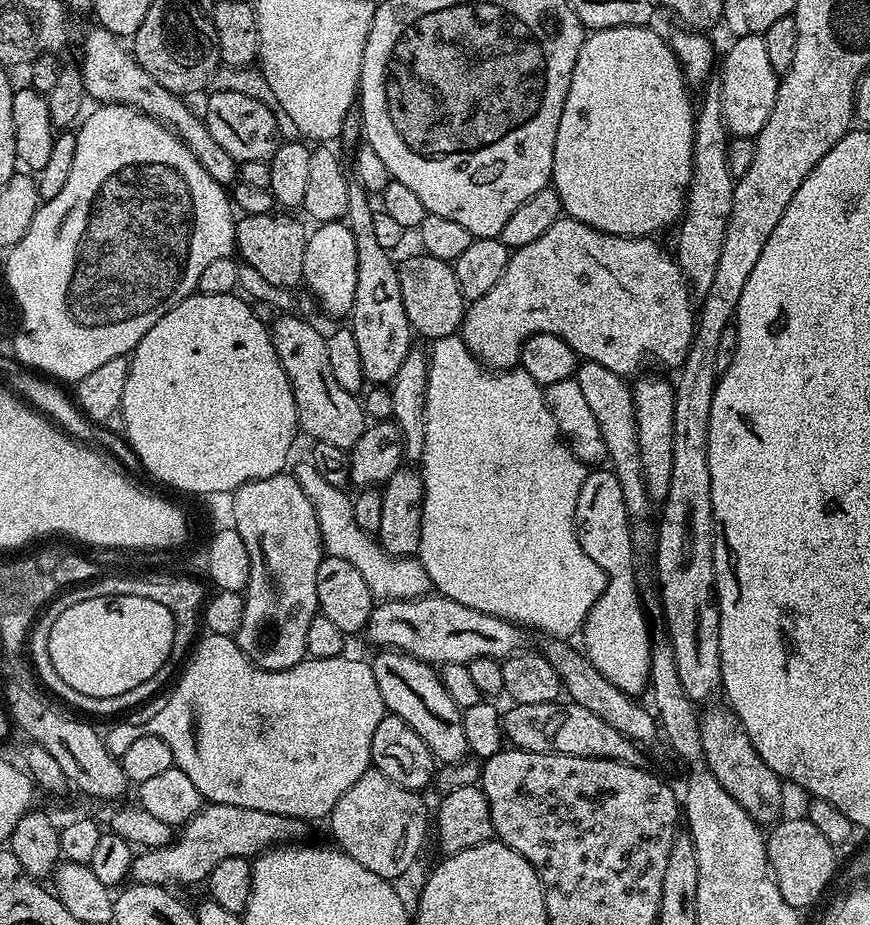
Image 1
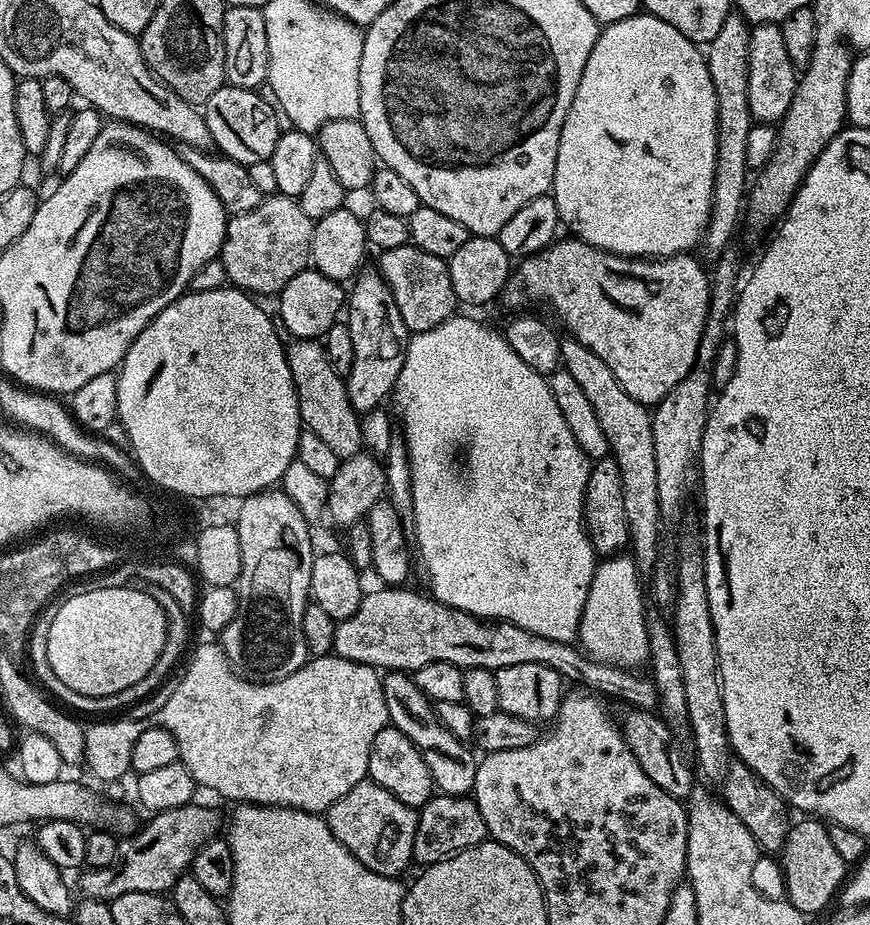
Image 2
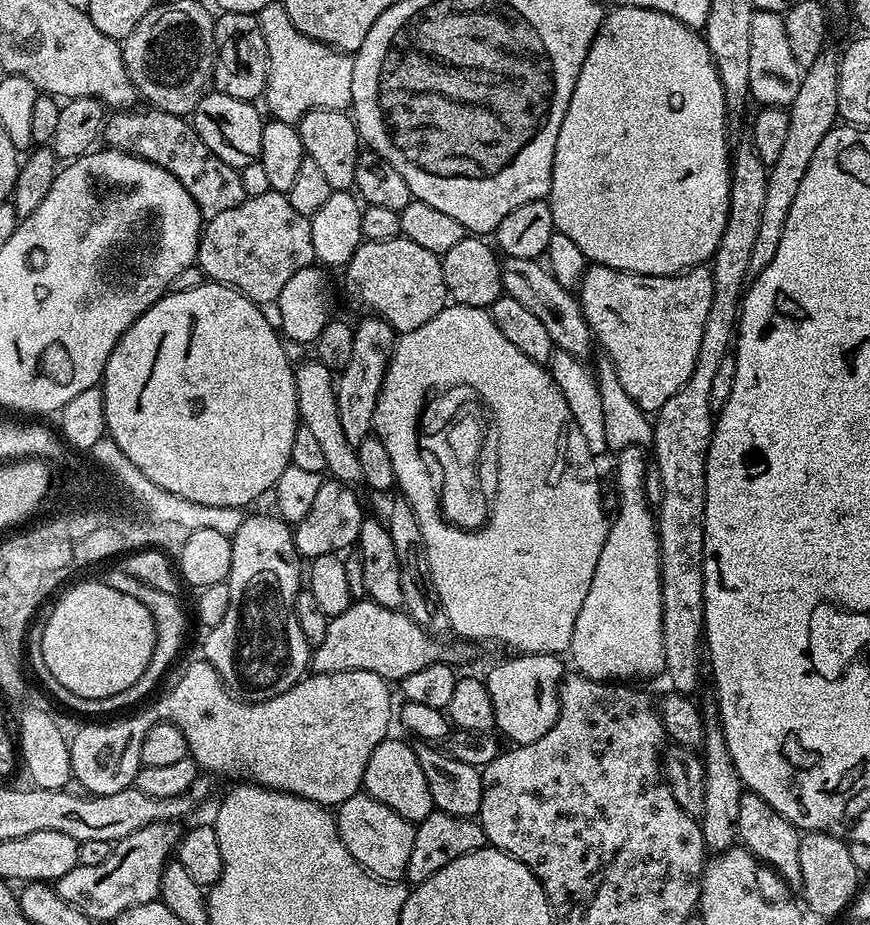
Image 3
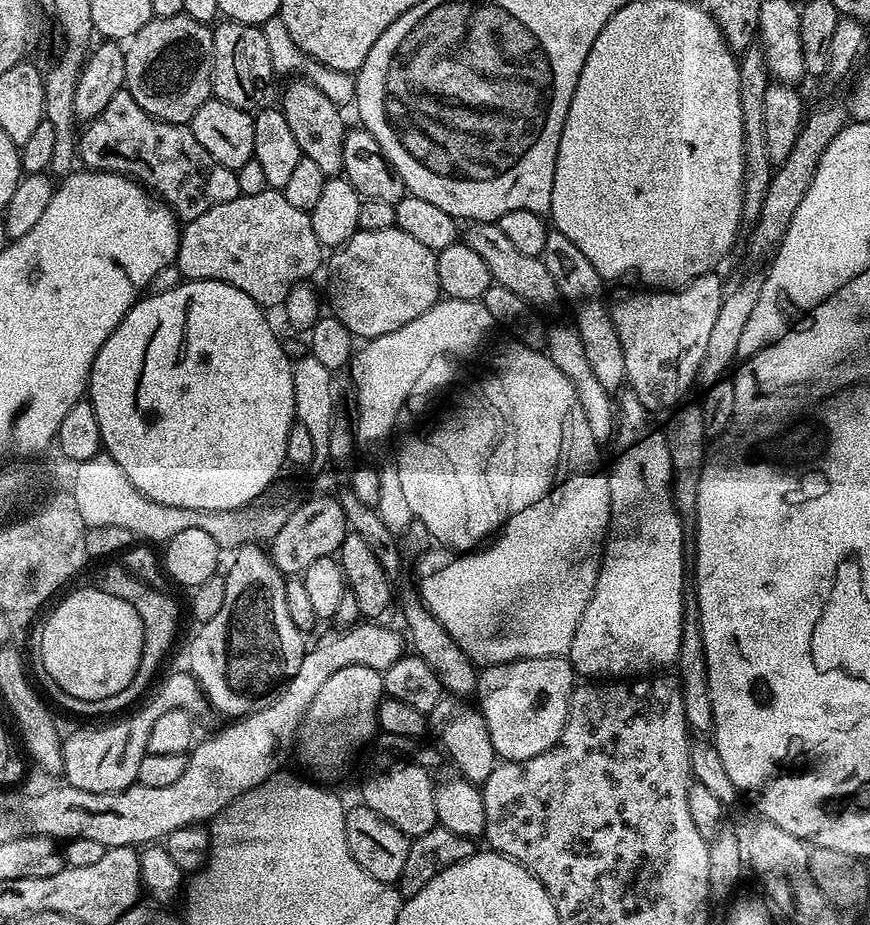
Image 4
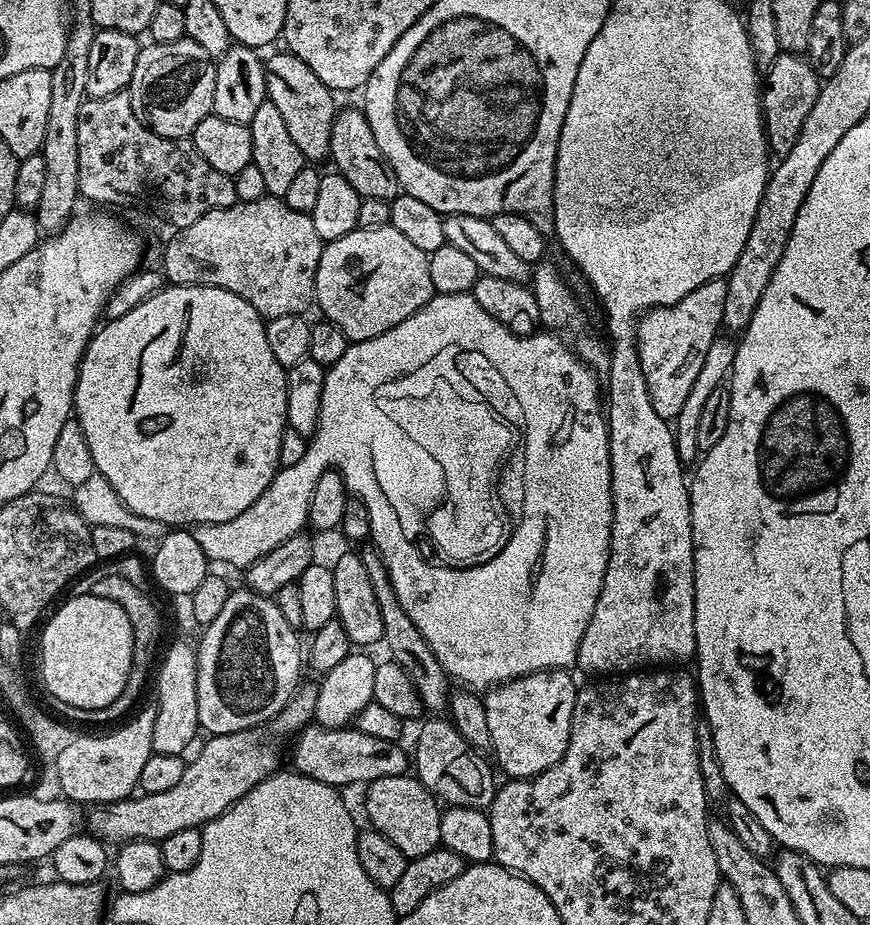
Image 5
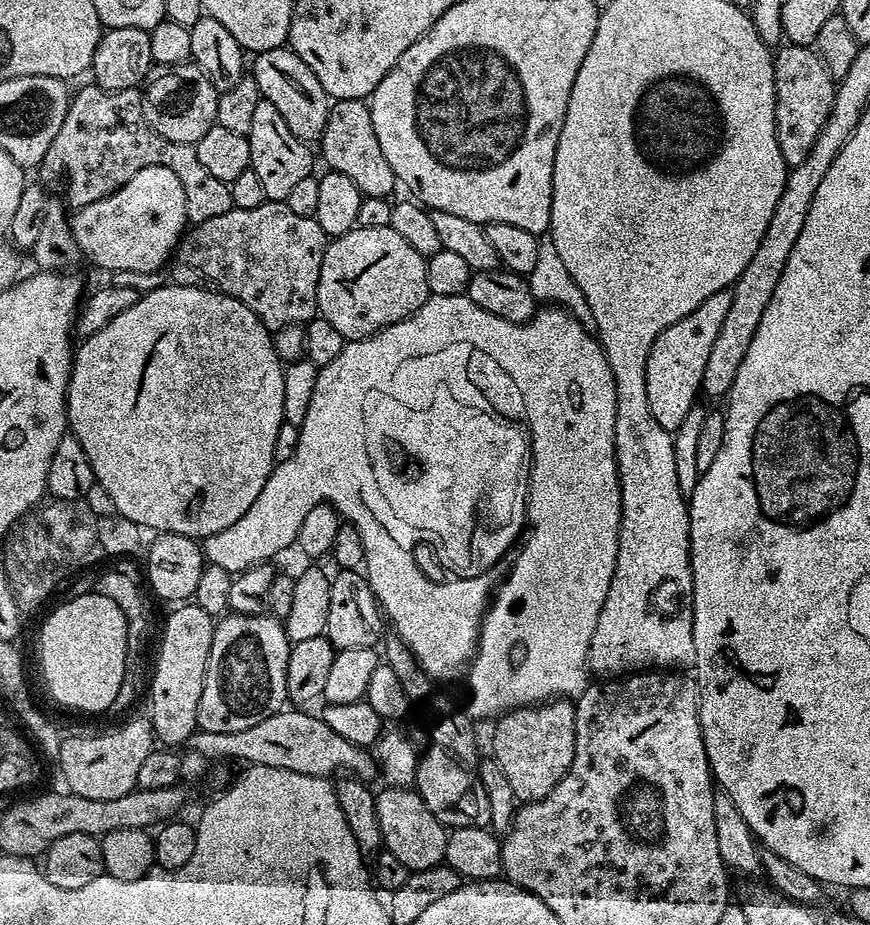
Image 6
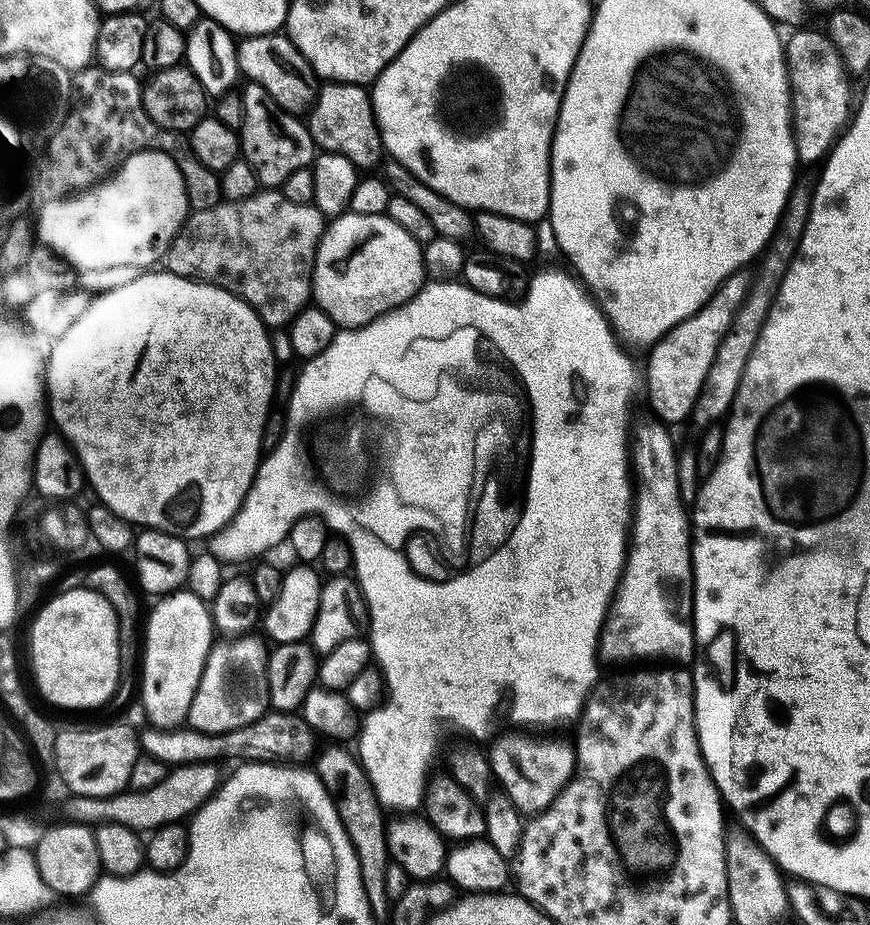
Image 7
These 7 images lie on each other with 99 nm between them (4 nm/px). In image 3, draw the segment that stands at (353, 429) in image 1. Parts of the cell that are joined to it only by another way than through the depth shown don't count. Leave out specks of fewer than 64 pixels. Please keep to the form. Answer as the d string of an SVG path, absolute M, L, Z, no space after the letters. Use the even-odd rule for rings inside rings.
M309 358L305 364L297 363L296 401L300 411L299 423L306 430L311 430L318 447L326 454L328 472L335 479L343 480L345 484L359 485L362 481L362 466L358 462L358 454L353 444L346 438L346 430L342 430L342 418L338 416L338 398L336 397L337 381L332 371L324 363L315 358Z

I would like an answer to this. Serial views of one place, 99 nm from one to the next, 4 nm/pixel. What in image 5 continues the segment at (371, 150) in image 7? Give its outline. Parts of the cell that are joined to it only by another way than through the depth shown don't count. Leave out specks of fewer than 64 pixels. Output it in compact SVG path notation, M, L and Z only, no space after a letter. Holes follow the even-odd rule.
M341 107L336 113L336 121L330 130L330 164L340 173L361 198L378 198L391 201L401 195L402 189L386 154L378 146L374 138L374 130L370 130L370 122L359 107Z

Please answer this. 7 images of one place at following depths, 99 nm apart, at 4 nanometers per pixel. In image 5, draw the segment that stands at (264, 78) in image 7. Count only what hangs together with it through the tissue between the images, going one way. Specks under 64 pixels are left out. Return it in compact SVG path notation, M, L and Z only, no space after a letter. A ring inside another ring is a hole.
M287 50L276 52L272 57L265 59L264 73L268 91L266 99L274 102L274 106L278 106L282 119L286 122L286 130L290 133L290 138L294 138L298 150L302 150L305 161L327 161L330 150L330 130L334 126L338 111L337 97L332 89L327 88L322 78L318 78L318 74L314 74L314 70L310 70L310 66L302 62L302 58Z

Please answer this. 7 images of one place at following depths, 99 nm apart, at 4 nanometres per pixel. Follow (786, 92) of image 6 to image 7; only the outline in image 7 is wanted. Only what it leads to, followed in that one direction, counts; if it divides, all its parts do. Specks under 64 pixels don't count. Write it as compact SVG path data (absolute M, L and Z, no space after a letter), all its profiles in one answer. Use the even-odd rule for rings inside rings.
M796 30L792 37L787 37L784 45L784 58L788 61L788 87L792 93L792 137L796 143L796 158L801 165L812 164L823 161L827 157L828 153L832 151L832 145L836 143L838 137L843 133L846 125L850 120L850 109L854 104L854 96L852 100L852 92L848 89L848 80L850 81L849 73L846 71L842 58L838 54L838 50L832 45L831 40L828 39L827 35L823 31L820 32L800 32L804 30Z

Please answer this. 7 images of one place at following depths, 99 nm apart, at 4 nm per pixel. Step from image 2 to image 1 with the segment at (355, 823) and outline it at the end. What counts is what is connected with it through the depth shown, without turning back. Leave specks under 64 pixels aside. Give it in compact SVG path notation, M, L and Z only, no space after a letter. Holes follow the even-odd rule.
M369 770L338 798L330 817L332 823L332 836L340 851L344 852L354 862L366 866L374 874L378 874L383 880L395 881L395 876L400 876L416 860L420 847L424 844L424 835L430 832L430 808L424 805L423 795L420 792L411 792L408 788L398 786L398 782L390 782L386 774L375 770Z

